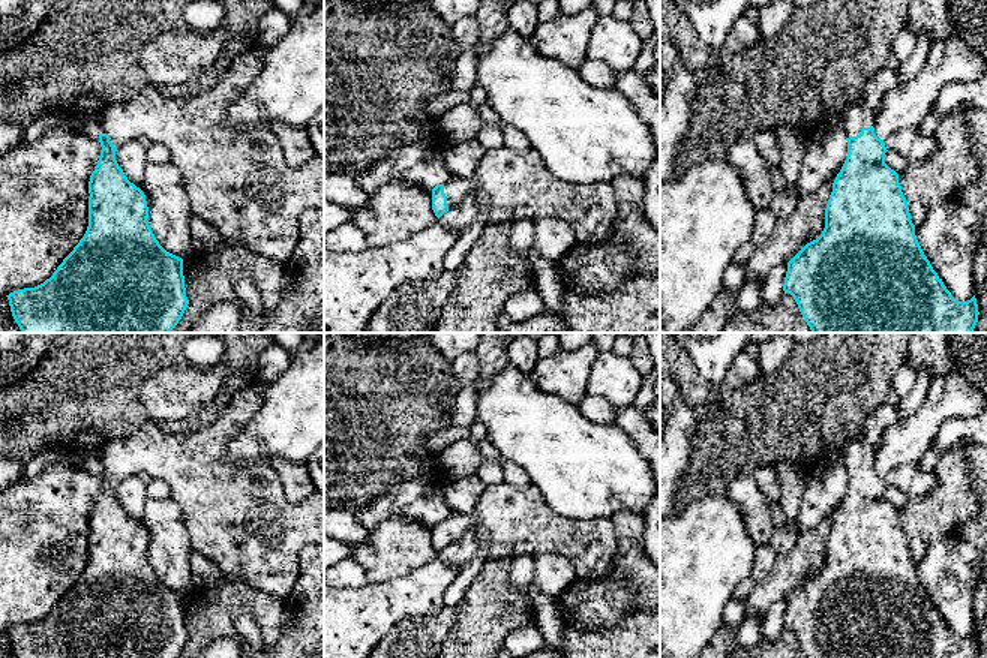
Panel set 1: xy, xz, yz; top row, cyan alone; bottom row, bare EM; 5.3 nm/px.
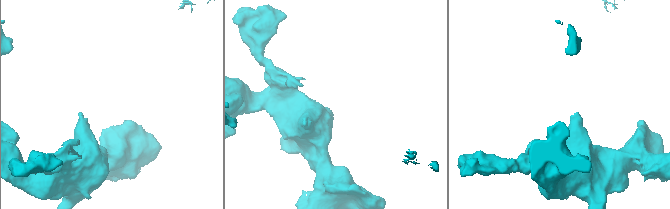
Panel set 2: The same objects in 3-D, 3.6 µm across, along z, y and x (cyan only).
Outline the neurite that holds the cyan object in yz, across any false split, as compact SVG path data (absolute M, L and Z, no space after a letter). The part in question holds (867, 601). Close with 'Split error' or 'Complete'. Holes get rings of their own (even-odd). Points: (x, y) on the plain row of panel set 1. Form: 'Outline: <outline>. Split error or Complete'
Outline: M861 438L842 448L848 492L832 519L825 544L825 564L788 598L784 630L794 633L806 658L978 658L975 631L968 637L957 637L924 591L898 510L885 499L886 483L874 469L874 453Z. Split error

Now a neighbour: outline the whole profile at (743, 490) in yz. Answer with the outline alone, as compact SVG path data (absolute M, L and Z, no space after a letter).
M738 475L728 487L728 495L742 511L747 532L756 546L770 544L774 525L770 511L771 502L759 490L753 475Z

